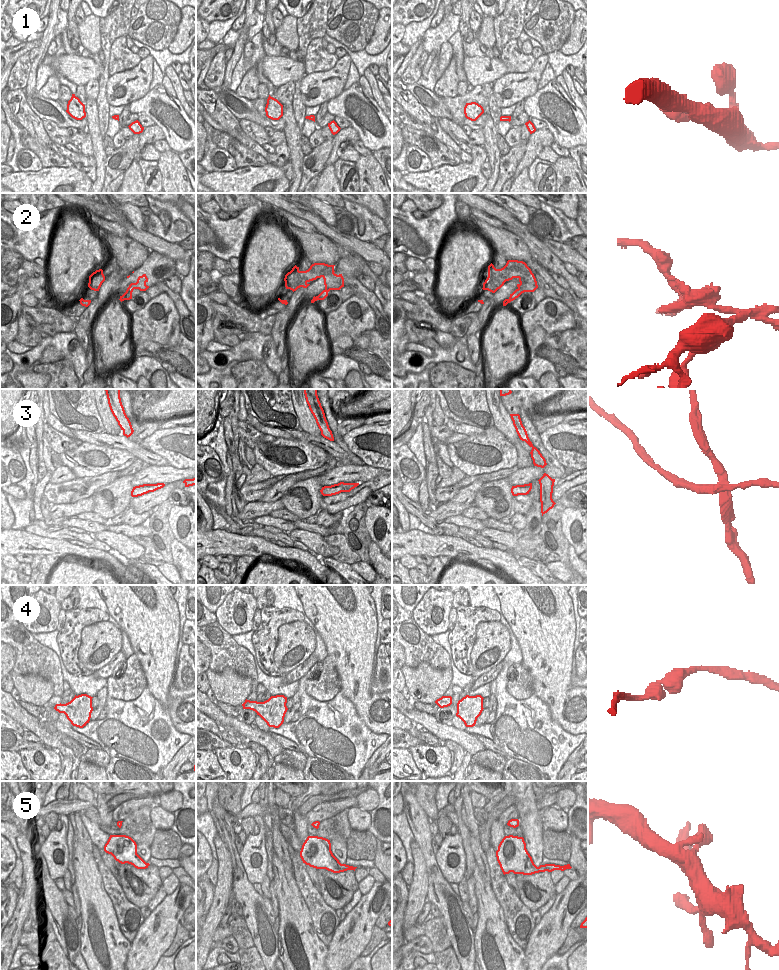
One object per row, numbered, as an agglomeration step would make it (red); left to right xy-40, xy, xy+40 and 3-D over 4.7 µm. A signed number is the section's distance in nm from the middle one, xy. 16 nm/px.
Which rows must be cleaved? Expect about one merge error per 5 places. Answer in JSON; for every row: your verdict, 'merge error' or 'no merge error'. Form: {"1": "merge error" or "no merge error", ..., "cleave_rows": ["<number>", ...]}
{"1": "no merge error", "2": "merge error", "3": "merge error", "4": "no merge error", "5": "no merge error", "cleave_rows": ["2", "3"]}

